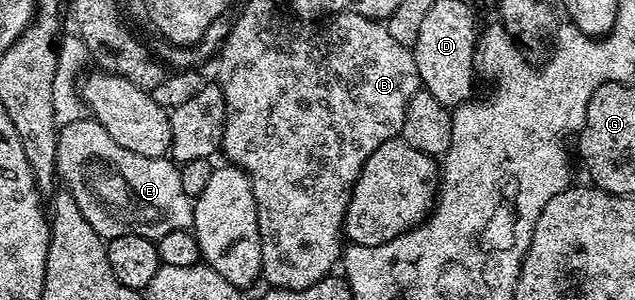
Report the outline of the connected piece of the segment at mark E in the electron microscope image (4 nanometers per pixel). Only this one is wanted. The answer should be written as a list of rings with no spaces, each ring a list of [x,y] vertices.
[[[79,118],[62,126],[55,162],[61,183],[66,183],[65,191],[76,198],[88,226],[104,238],[140,234],[156,242],[177,228],[194,227],[192,197],[184,194],[184,186],[180,186],[179,165],[170,158],[144,158],[124,150],[98,120]]]

